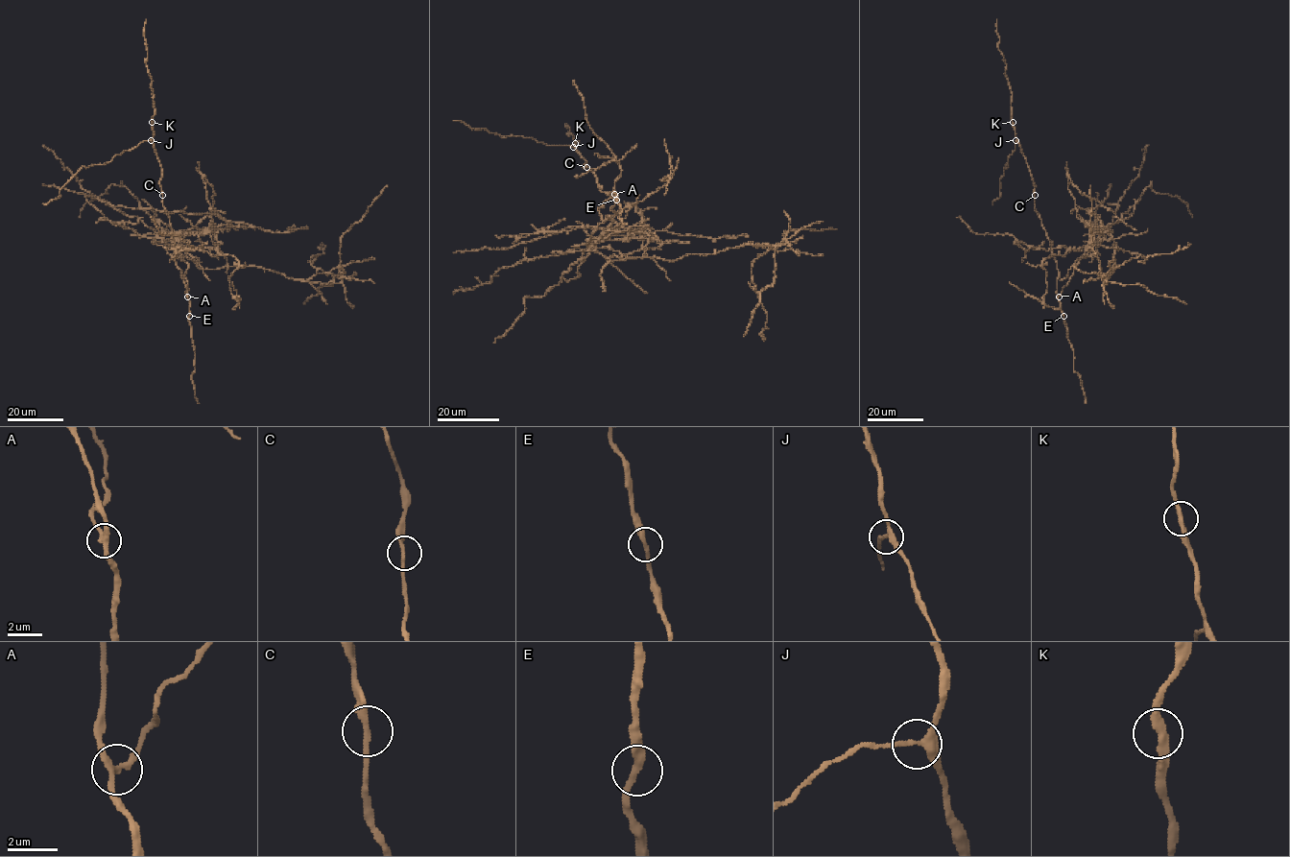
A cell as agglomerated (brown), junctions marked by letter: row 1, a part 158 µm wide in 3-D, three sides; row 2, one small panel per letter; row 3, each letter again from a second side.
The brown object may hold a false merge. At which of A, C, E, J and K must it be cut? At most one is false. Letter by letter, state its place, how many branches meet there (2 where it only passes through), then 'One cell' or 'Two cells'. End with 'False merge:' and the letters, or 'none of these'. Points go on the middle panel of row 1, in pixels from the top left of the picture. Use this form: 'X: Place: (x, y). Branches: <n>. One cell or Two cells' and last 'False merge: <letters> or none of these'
A: Place: (614, 194). Branches: 3. Two cells
C: Place: (586, 167). Branches: 2. One cell
E: Place: (616, 200). Branches: 2. One cell
J: Place: (573, 147). Branches: 3. One cell
K: Place: (575, 143). Branches: 2. One cell
False merge: A

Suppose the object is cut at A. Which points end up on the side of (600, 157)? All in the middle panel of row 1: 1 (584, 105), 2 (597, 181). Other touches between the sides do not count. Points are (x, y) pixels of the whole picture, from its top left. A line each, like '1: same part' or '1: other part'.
1: same part
2: other part

